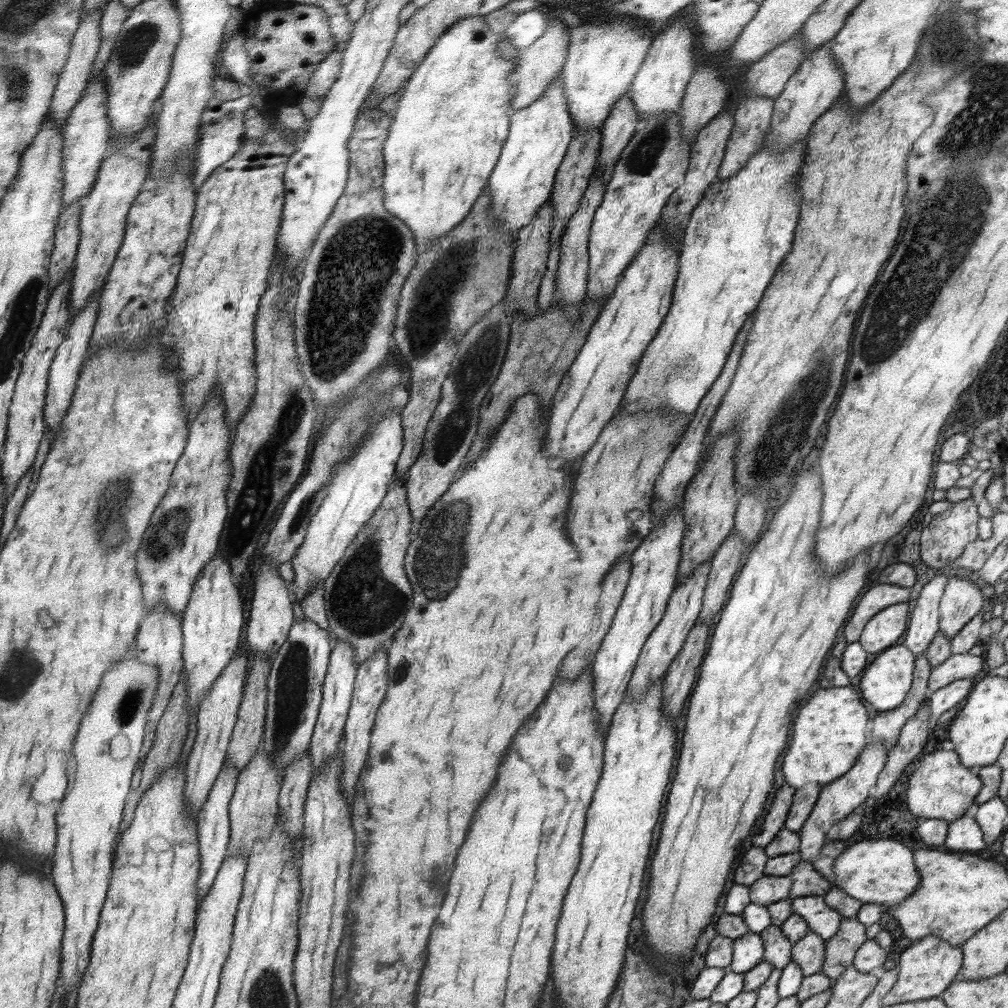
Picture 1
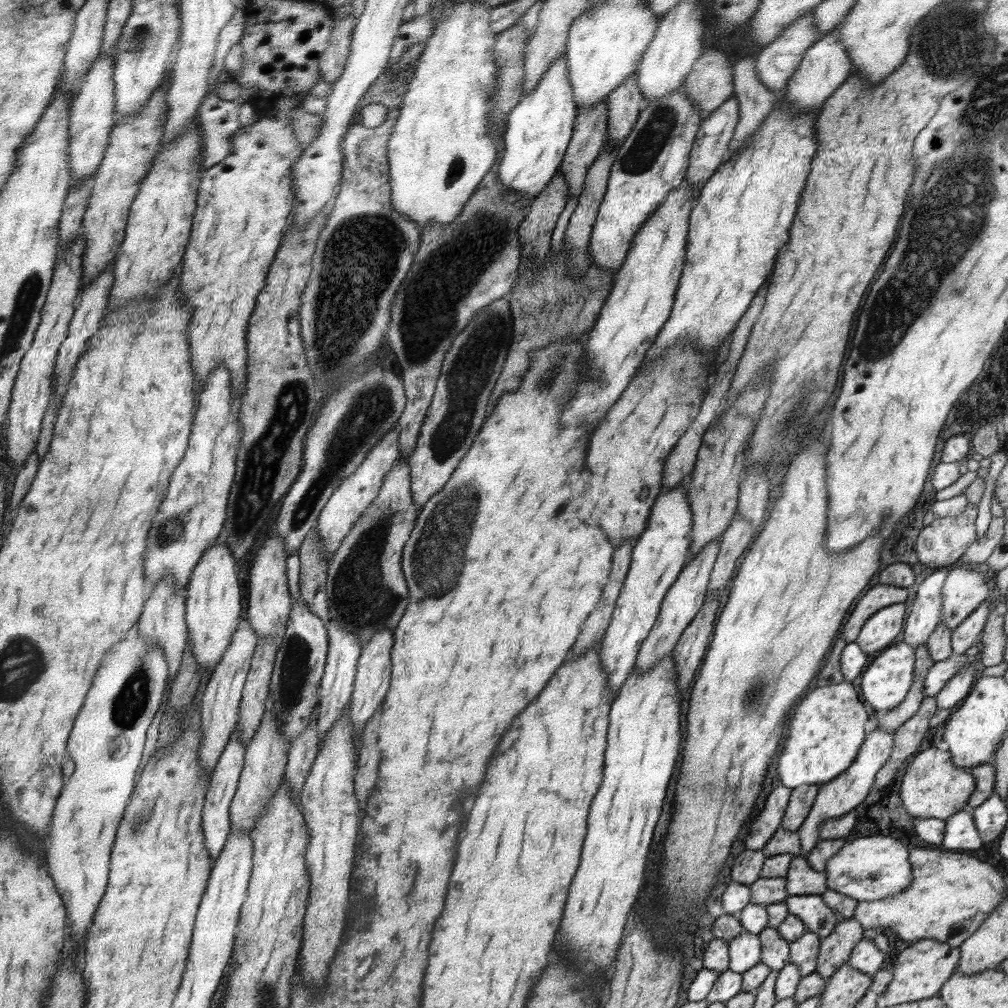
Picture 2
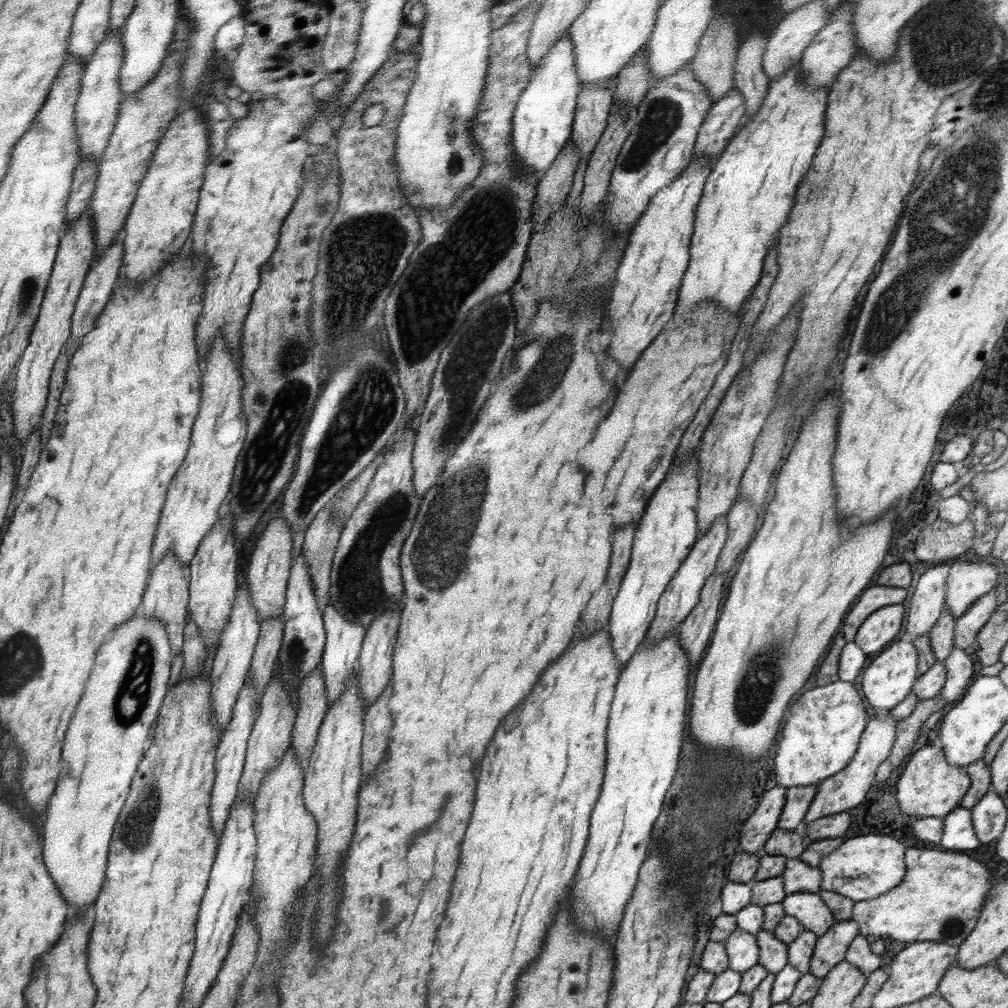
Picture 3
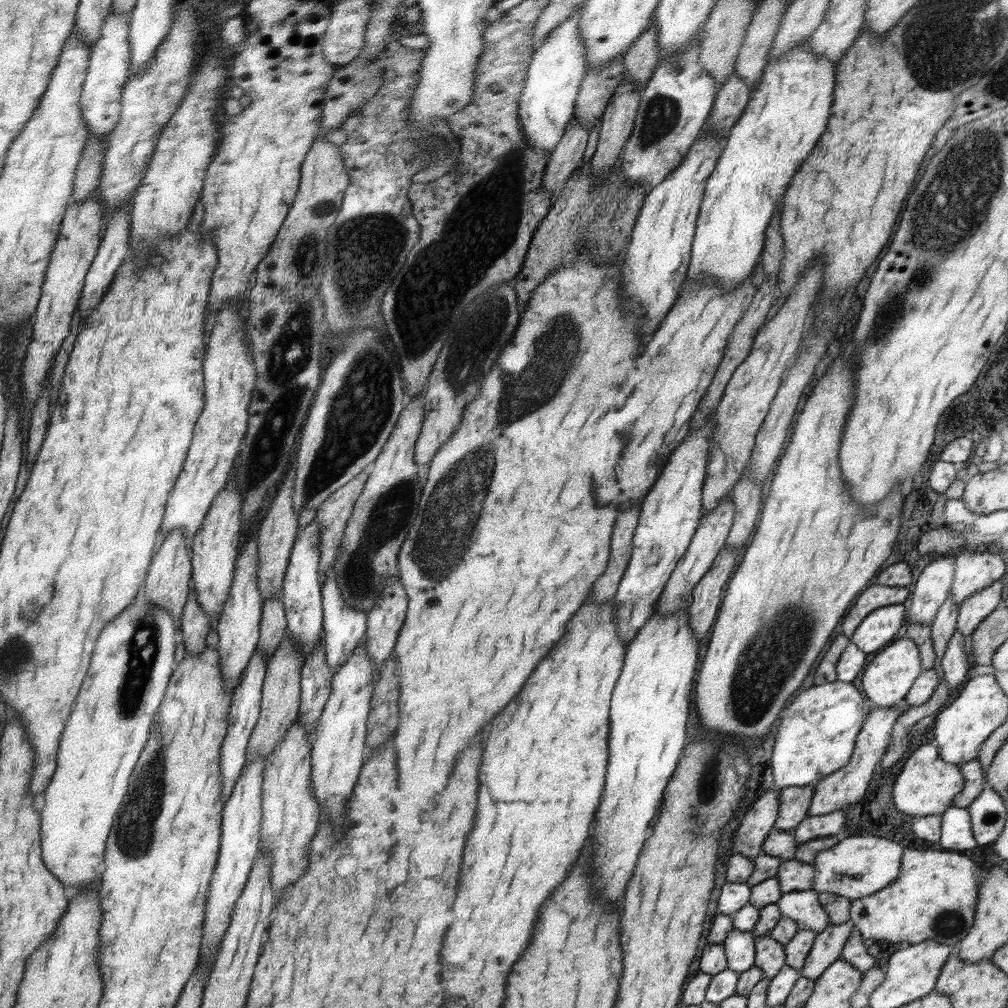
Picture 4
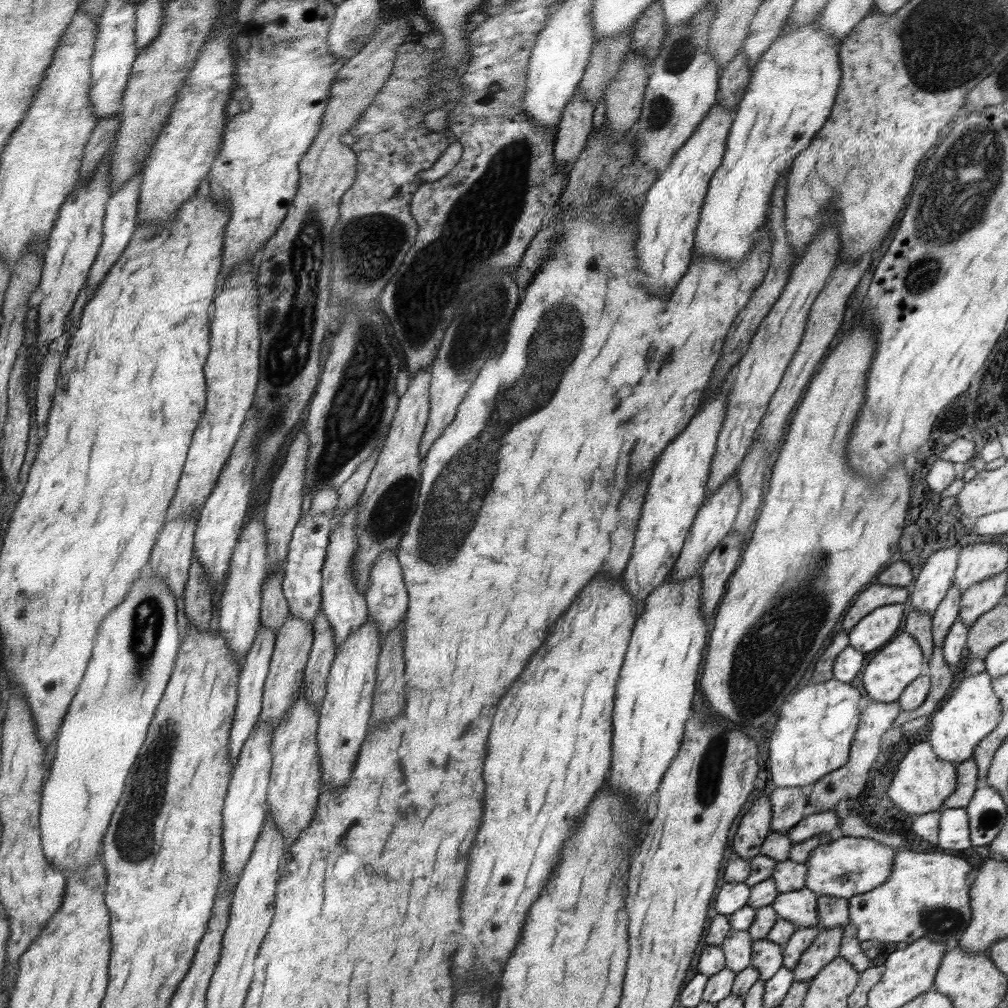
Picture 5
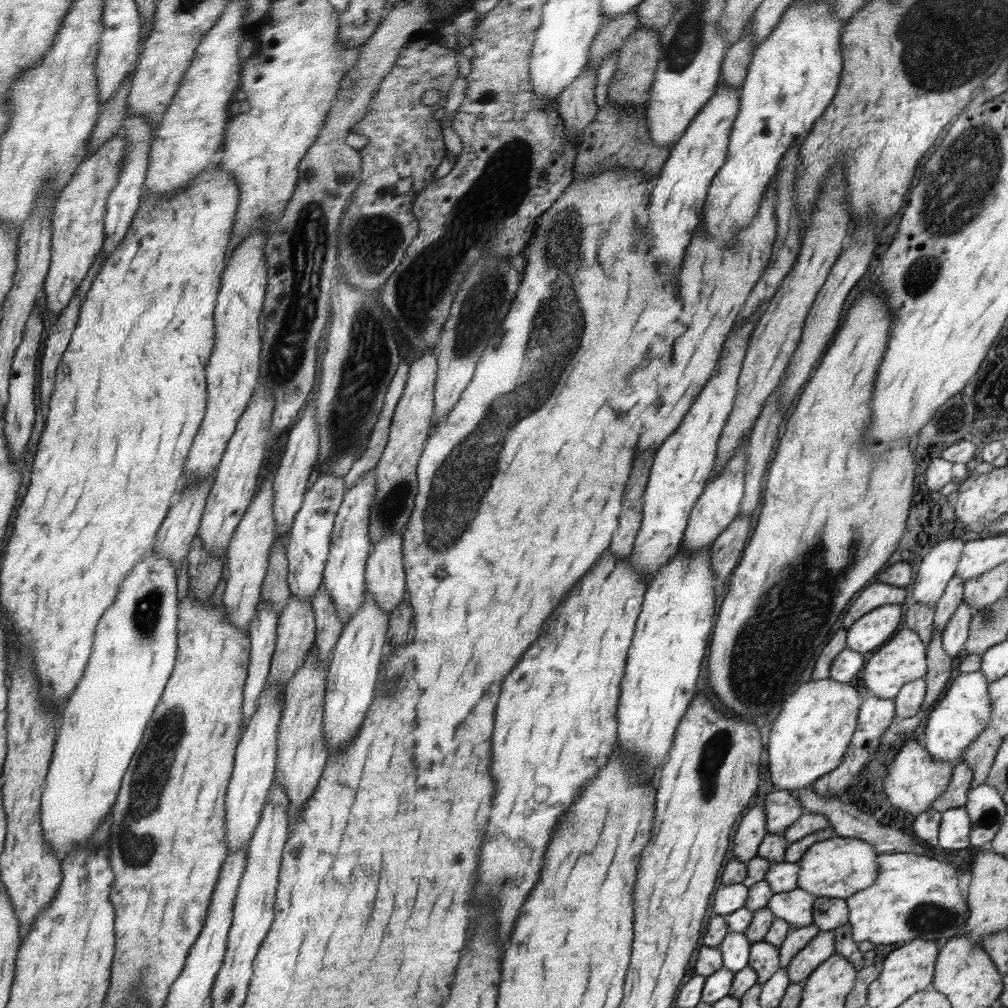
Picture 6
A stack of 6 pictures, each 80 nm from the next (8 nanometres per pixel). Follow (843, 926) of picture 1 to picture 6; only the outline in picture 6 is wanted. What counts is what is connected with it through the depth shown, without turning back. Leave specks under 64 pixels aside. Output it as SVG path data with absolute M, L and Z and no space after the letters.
M819 931L819 933L796 956L785 969L791 983L804 983L807 978L829 956L836 954L836 931Z

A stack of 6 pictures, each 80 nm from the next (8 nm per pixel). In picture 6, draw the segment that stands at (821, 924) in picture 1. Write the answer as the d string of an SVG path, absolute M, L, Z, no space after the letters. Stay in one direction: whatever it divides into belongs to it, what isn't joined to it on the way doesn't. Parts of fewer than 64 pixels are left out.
M796 887L788 892L773 894L768 900L767 907L775 918L786 920L794 927L810 926L813 924L814 899L815 896Z

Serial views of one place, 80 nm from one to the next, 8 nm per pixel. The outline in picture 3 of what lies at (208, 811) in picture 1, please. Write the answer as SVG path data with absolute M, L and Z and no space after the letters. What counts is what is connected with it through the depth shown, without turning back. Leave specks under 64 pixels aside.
M248 684L238 696L234 716L230 726L222 732L218 745L218 754L215 756L215 781L211 792L210 818L211 827L219 837L226 828L226 822L230 818L231 808L238 798L240 779L243 778L243 768L246 766L247 744L250 742L251 730L255 726L256 690Z

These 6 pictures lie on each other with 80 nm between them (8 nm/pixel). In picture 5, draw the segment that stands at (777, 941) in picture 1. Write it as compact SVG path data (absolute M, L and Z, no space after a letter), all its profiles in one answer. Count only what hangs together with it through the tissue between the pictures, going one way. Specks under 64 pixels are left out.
M768 939L752 943L752 967L759 972L760 980L770 980L783 966L782 945Z

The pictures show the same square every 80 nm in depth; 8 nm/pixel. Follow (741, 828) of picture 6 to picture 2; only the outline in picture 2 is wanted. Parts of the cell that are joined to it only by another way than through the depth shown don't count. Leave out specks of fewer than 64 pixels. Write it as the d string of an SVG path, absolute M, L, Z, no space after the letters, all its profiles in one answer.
M784 785L774 788L764 802L764 808L759 809L757 818L752 820L748 834L744 837L742 848L762 850L766 843L781 828L782 820L792 789Z

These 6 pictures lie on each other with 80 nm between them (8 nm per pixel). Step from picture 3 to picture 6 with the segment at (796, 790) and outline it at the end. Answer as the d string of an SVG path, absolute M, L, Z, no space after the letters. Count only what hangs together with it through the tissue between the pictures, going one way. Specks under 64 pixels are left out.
M775 788L764 800L764 812L766 814L766 831L769 834L784 835L790 824L794 824L802 814L797 796L792 790Z

